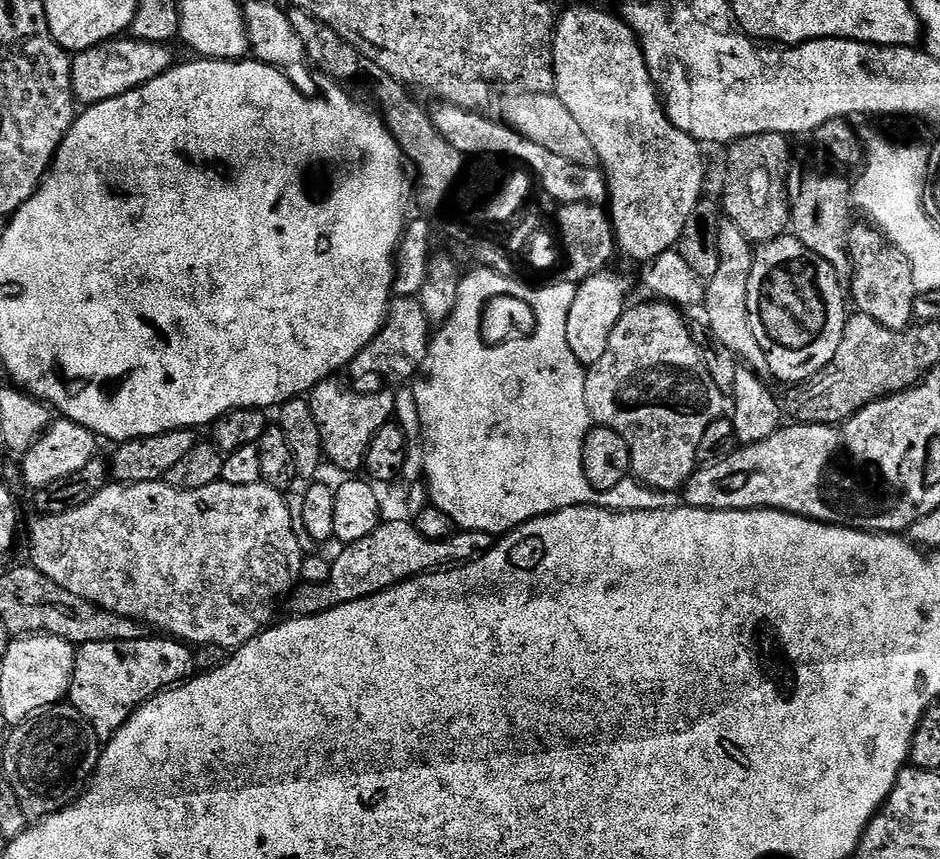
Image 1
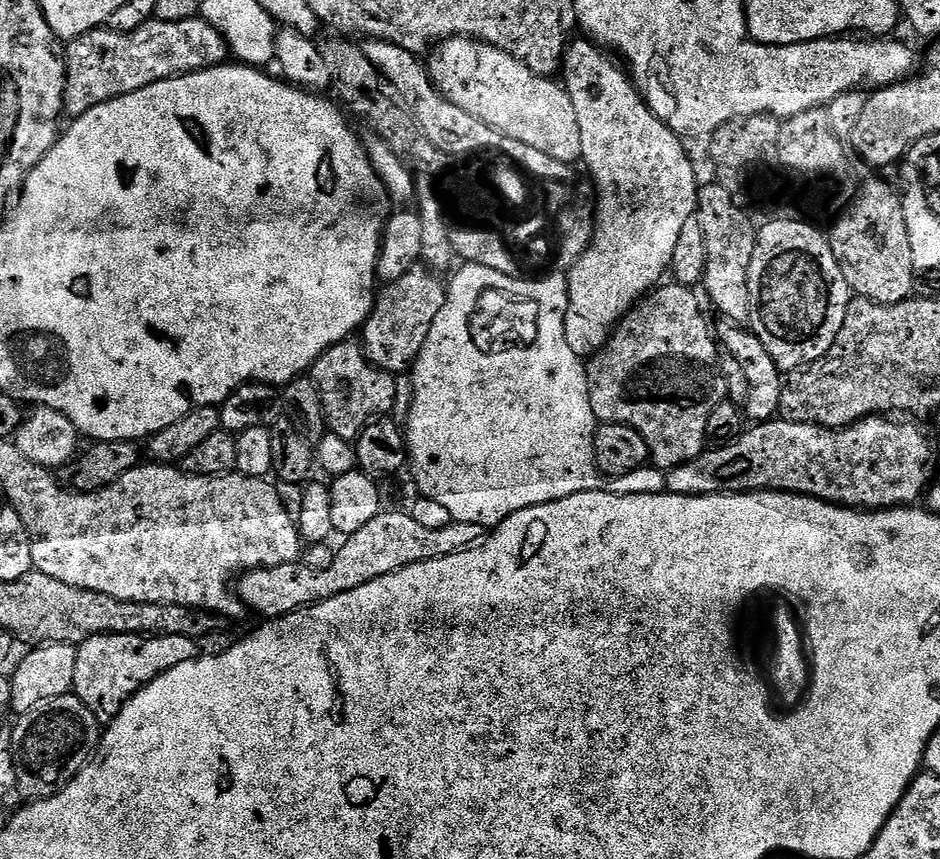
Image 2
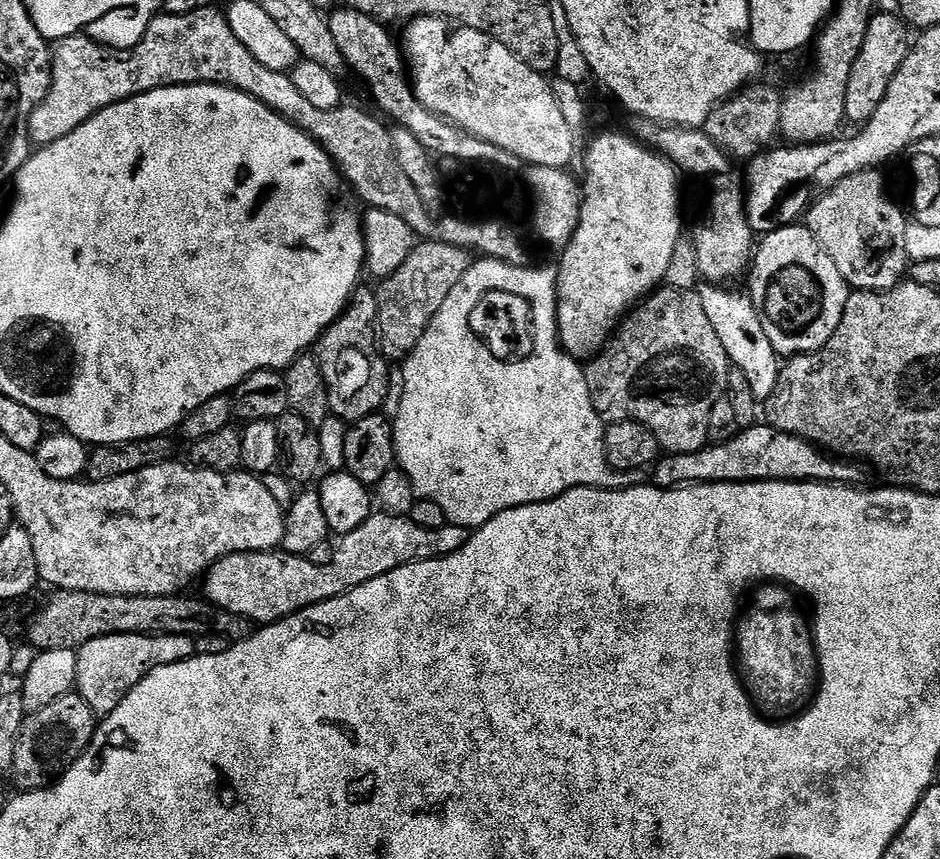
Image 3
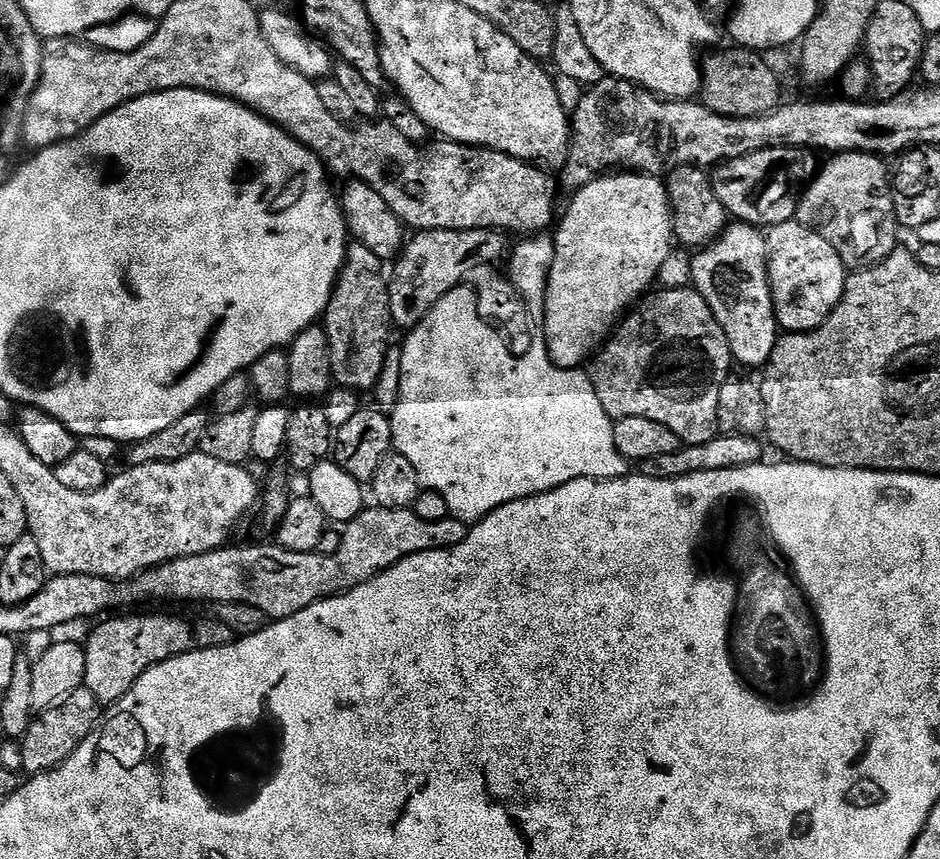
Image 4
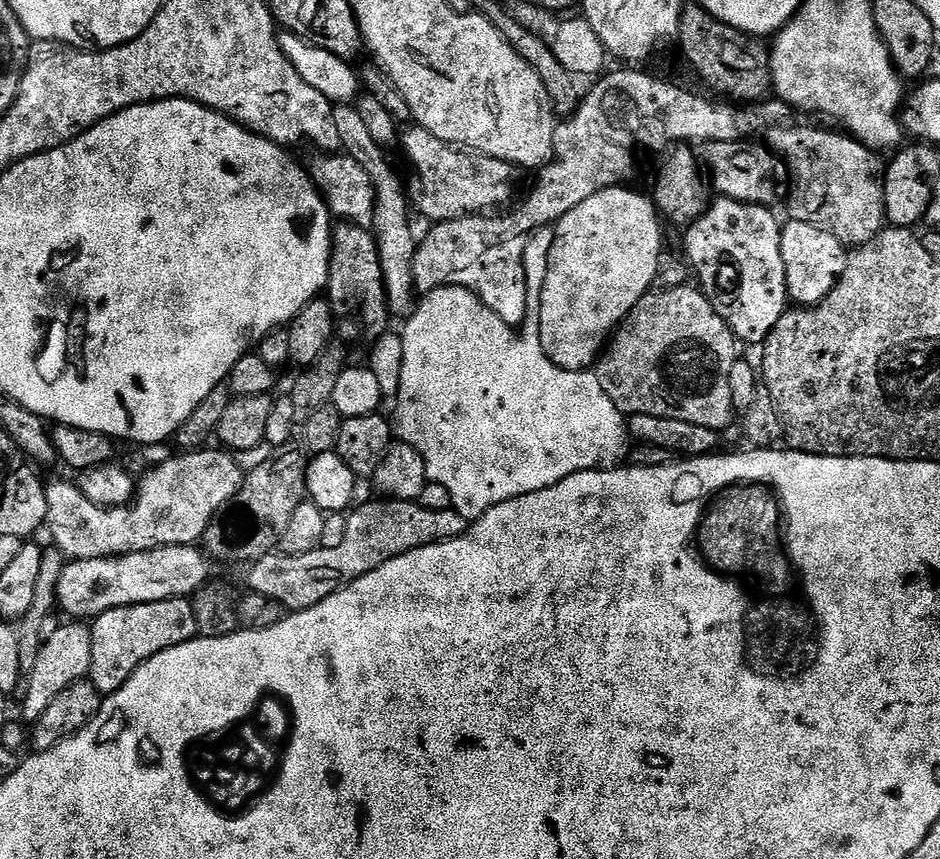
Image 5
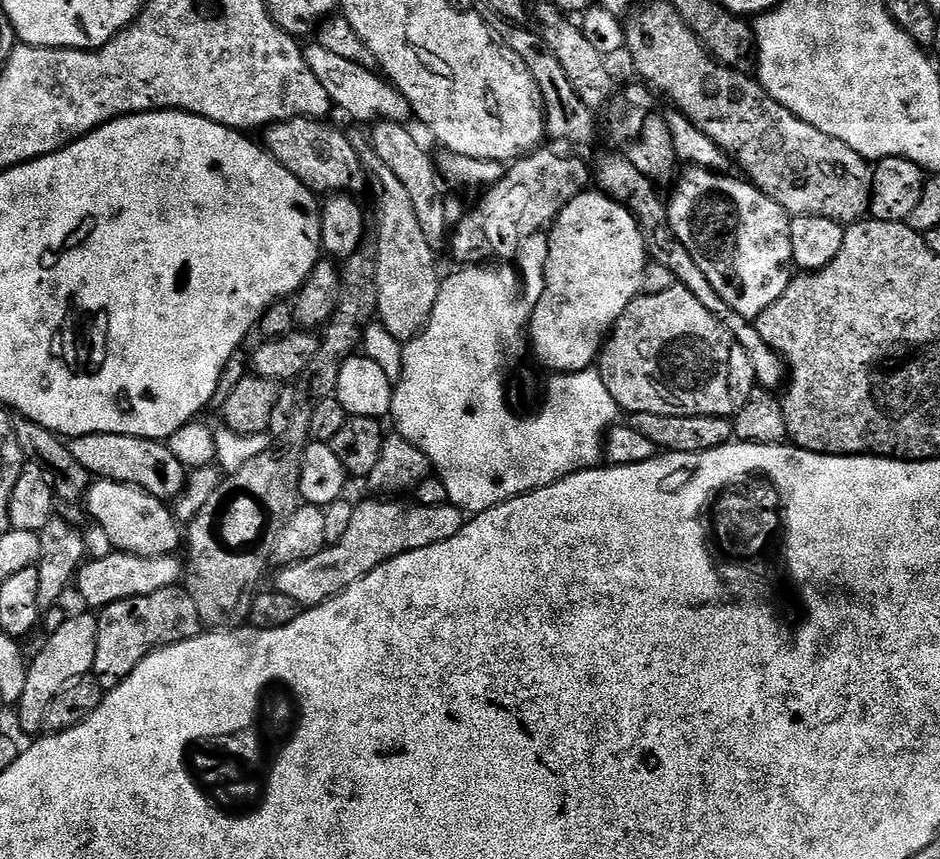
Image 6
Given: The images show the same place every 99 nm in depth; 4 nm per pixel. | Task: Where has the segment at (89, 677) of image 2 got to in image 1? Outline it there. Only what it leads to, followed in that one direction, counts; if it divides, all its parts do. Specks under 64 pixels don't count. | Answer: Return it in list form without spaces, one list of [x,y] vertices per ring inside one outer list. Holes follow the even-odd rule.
[[[149,638],[126,642],[90,642],[76,648],[76,665],[67,699],[73,708],[87,718],[90,726],[94,726],[101,738],[111,738],[147,700],[189,679],[197,671],[196,660],[192,657],[193,649],[189,645],[175,638],[160,639],[164,640]]]

